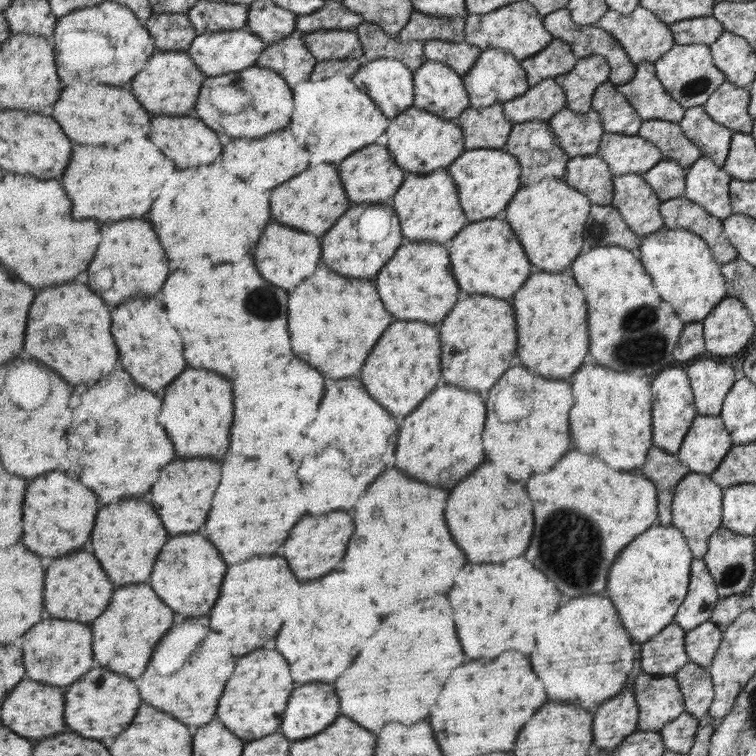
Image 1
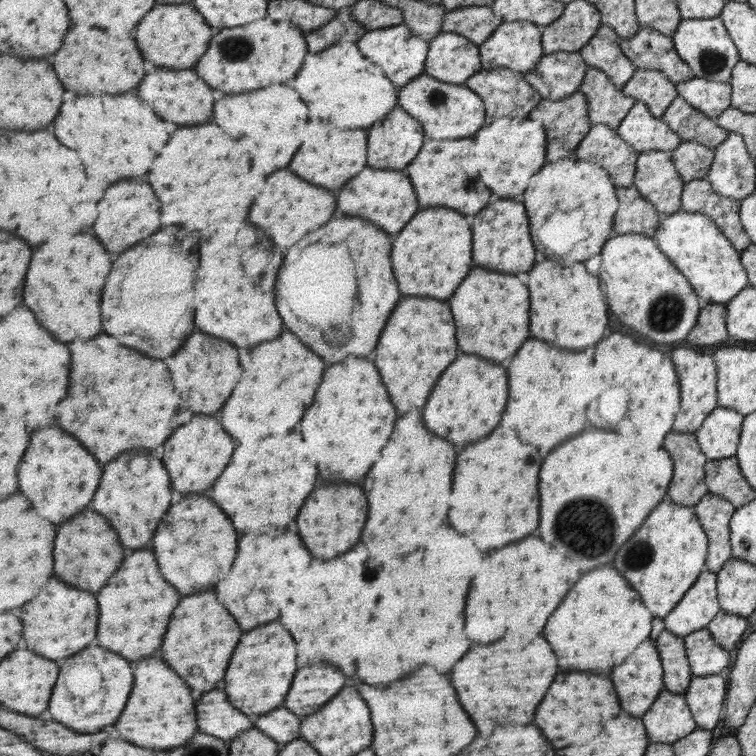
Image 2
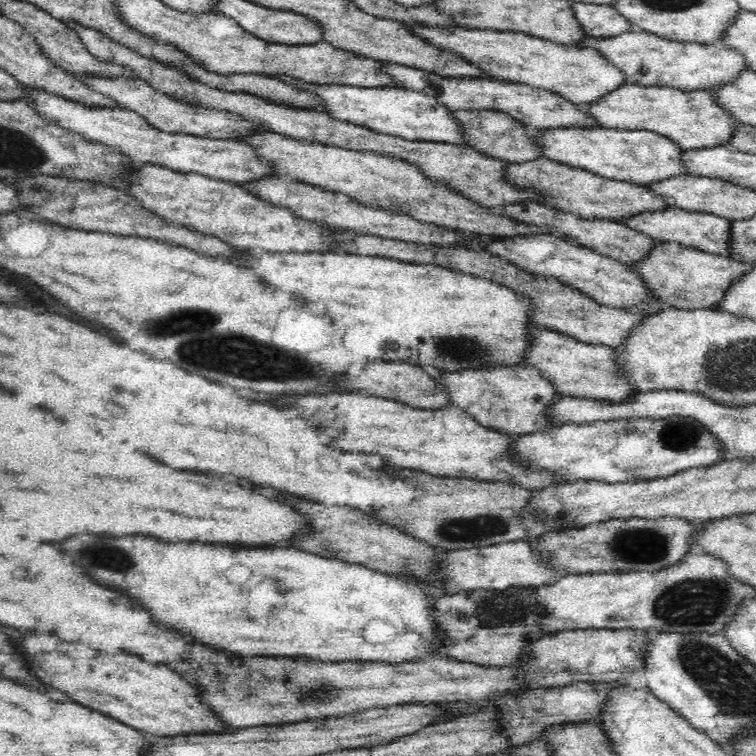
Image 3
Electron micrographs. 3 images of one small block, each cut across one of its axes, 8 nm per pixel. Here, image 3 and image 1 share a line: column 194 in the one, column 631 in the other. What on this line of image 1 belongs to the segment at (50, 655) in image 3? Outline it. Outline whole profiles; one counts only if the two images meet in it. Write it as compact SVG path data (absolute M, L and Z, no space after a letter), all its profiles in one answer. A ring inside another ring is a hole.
M629 686L631 690L623 690L617 698L605 702L605 706L601 706L601 710L597 710L595 714L595 746L598 752L601 753L613 753L613 751L631 734L633 731L637 730L637 721L639 720L639 707L636 705L636 699L632 693L632 687Z

